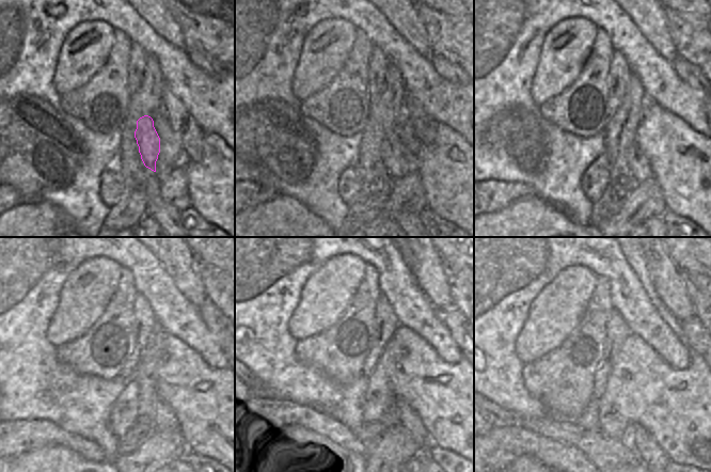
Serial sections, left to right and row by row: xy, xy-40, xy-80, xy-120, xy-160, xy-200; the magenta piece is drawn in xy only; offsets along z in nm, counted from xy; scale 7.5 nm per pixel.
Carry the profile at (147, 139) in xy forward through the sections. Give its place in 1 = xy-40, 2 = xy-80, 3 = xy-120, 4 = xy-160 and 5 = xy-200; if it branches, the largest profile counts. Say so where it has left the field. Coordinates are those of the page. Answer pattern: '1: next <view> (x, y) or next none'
1: next xy-40 (398, 161)
2: next xy-80 (638, 164)
3: next xy-120 (166, 419)
4: next xy-160 (408, 422)
5: next xy-200 (650, 452)

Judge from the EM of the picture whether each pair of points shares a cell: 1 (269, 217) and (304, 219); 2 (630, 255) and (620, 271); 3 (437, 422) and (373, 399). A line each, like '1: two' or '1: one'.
1: one
2: two
3: one

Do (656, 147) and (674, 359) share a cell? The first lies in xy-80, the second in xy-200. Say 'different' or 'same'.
different

